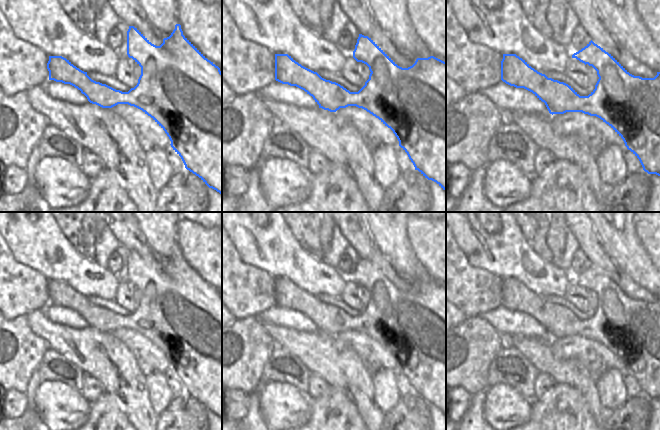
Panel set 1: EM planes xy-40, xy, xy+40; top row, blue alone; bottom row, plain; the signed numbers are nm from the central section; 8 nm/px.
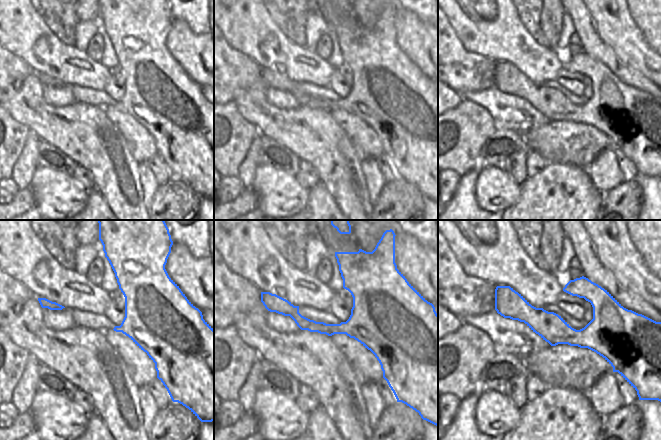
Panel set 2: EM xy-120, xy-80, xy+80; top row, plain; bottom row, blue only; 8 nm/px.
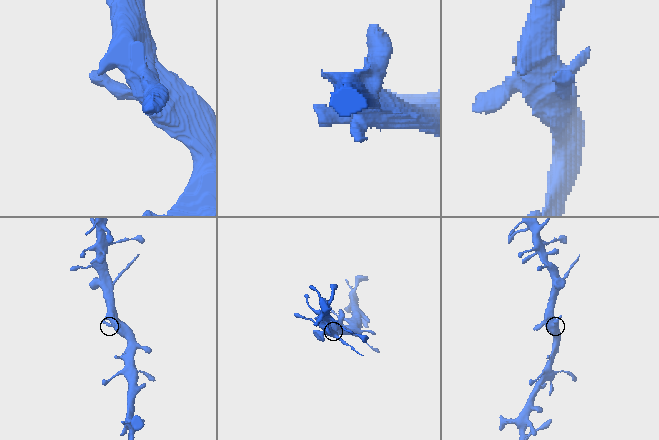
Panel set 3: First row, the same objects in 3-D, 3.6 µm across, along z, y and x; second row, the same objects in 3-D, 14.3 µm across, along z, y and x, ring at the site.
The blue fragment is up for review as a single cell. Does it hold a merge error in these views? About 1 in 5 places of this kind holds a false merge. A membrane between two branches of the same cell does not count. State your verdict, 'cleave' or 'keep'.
keep

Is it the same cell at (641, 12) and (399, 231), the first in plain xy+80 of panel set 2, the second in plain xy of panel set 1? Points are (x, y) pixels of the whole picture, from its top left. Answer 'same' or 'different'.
different

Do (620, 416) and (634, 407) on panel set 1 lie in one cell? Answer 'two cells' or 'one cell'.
one cell

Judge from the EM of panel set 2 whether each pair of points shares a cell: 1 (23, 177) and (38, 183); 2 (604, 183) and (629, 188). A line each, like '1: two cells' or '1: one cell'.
1: two cells
2: two cells

